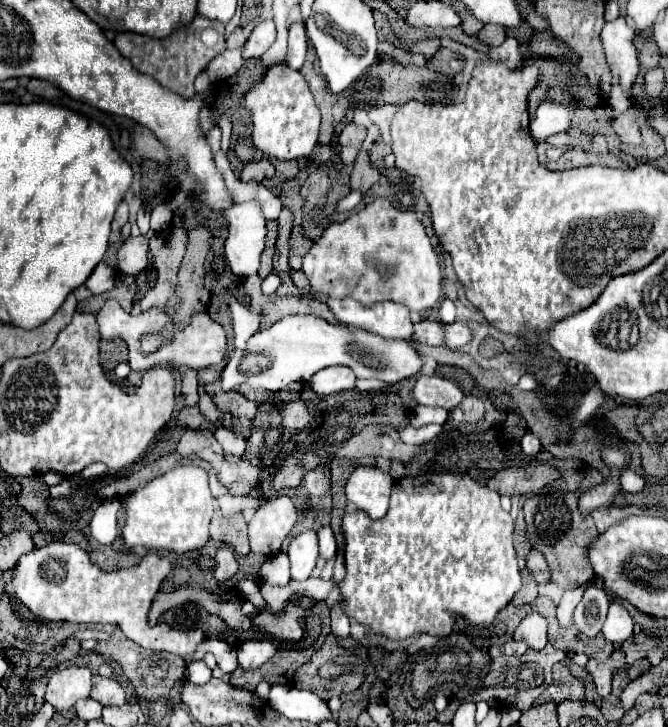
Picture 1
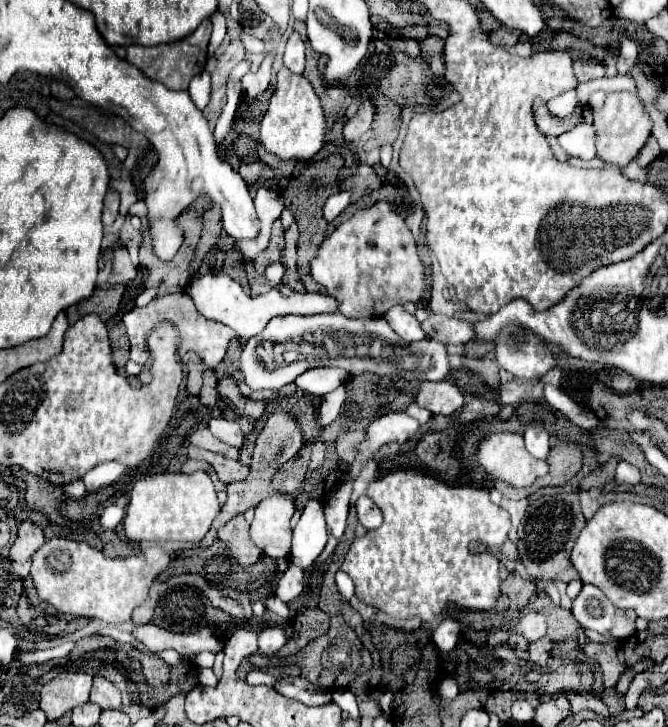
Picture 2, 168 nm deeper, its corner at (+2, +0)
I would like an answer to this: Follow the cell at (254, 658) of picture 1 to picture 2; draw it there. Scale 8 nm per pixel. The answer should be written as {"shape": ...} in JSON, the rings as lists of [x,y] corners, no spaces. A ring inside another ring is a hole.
{"shape":[[[276,625],[276,627],[268,627],[260,633],[260,641],[258,641],[258,647],[262,653],[266,655],[272,655],[276,653],[282,645],[286,645],[288,637],[286,637],[286,631],[282,625]]]}

